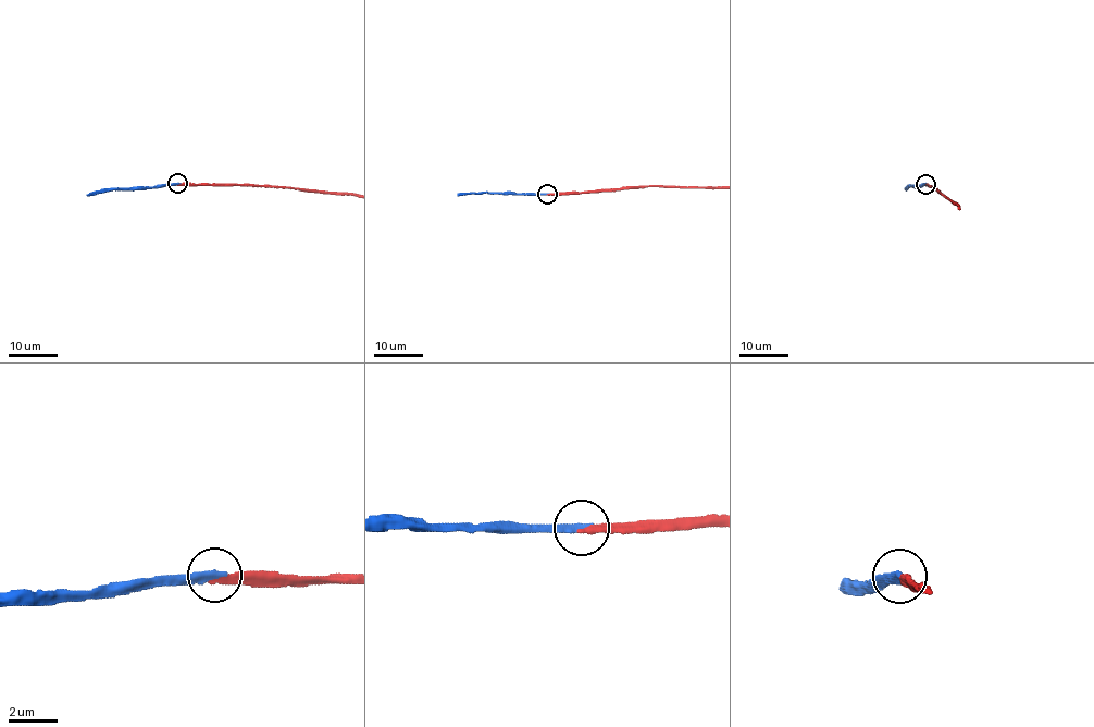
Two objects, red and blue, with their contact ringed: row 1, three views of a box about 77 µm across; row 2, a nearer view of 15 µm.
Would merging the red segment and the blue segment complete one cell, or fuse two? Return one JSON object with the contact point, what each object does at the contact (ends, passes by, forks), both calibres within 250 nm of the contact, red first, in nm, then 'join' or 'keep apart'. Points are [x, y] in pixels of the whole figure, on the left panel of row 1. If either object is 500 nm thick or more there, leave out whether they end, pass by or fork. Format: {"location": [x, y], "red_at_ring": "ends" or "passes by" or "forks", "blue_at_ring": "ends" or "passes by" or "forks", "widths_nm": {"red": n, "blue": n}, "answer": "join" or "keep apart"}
{"location": [177, 183], "red_at_ring": "ends", "blue_at_ring": "ends", "widths_nm": {"red": 320, "blue": 360}, "answer": "join"}

